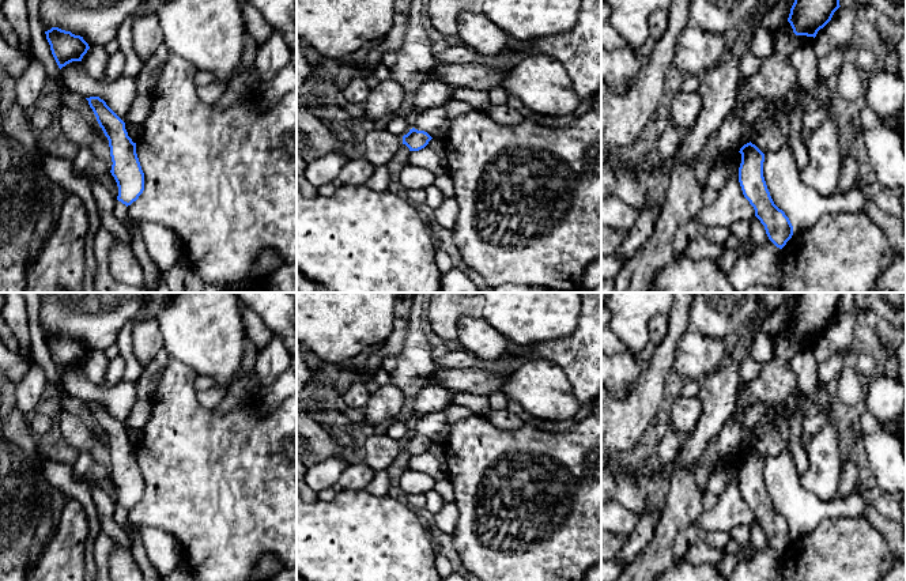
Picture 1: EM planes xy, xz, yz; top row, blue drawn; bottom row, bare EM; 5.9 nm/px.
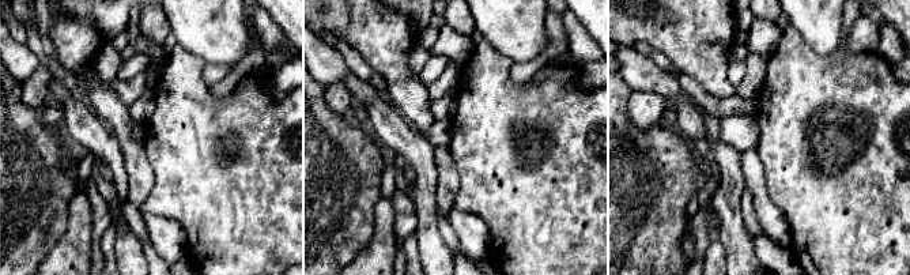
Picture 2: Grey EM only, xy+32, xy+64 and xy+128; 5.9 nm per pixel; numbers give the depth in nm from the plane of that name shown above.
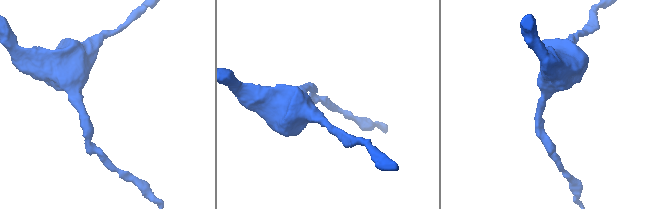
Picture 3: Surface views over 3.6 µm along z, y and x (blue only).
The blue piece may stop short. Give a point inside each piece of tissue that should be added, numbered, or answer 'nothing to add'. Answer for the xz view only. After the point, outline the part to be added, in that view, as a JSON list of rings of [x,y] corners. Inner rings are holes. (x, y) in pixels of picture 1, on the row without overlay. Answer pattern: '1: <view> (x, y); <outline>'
nothing to add

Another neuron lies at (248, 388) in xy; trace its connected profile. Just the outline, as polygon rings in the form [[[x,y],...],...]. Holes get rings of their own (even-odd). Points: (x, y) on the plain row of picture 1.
[[[252,371],[231,385],[224,399],[214,408],[214,412],[224,415],[239,405],[242,401],[257,399],[260,392],[261,385],[256,377],[256,371]]]

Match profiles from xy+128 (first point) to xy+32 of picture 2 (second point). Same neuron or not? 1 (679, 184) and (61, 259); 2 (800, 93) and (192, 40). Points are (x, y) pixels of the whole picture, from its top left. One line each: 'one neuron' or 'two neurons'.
1: two neurons
2: two neurons

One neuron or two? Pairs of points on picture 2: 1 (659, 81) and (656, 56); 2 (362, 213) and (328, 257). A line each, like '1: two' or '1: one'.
1: two
2: one

